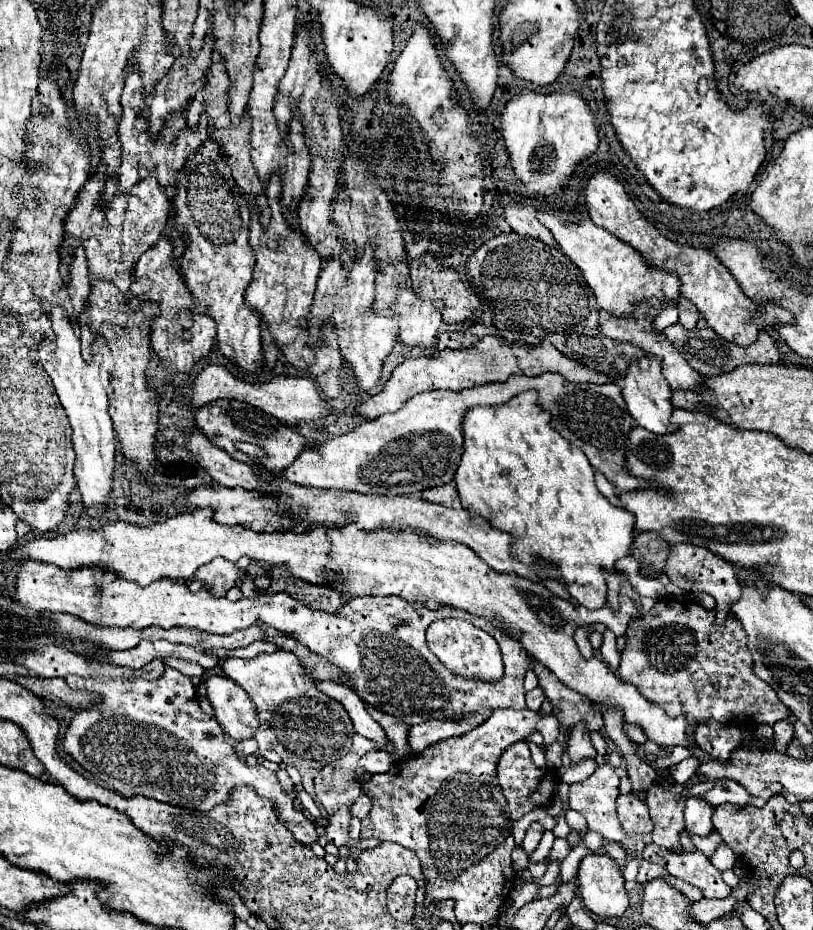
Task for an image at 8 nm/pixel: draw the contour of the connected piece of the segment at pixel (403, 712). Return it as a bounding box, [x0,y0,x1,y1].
[15,561,529,725]

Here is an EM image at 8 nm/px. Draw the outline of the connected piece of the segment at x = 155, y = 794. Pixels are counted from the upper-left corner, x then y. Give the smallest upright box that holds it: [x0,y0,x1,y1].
[61,667,319,845]

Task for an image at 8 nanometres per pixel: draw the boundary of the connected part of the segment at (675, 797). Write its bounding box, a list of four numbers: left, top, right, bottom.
[647,779,695,849]

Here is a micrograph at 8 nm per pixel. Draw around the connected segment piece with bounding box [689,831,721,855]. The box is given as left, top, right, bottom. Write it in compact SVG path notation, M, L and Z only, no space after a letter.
M711 831L707 837L693 837L693 835L689 835L689 837L691 837L691 841L695 843L695 847L697 847L699 851L703 851L705 855L715 853L715 849L717 849L719 843L721 843L721 835L717 835L715 831Z

